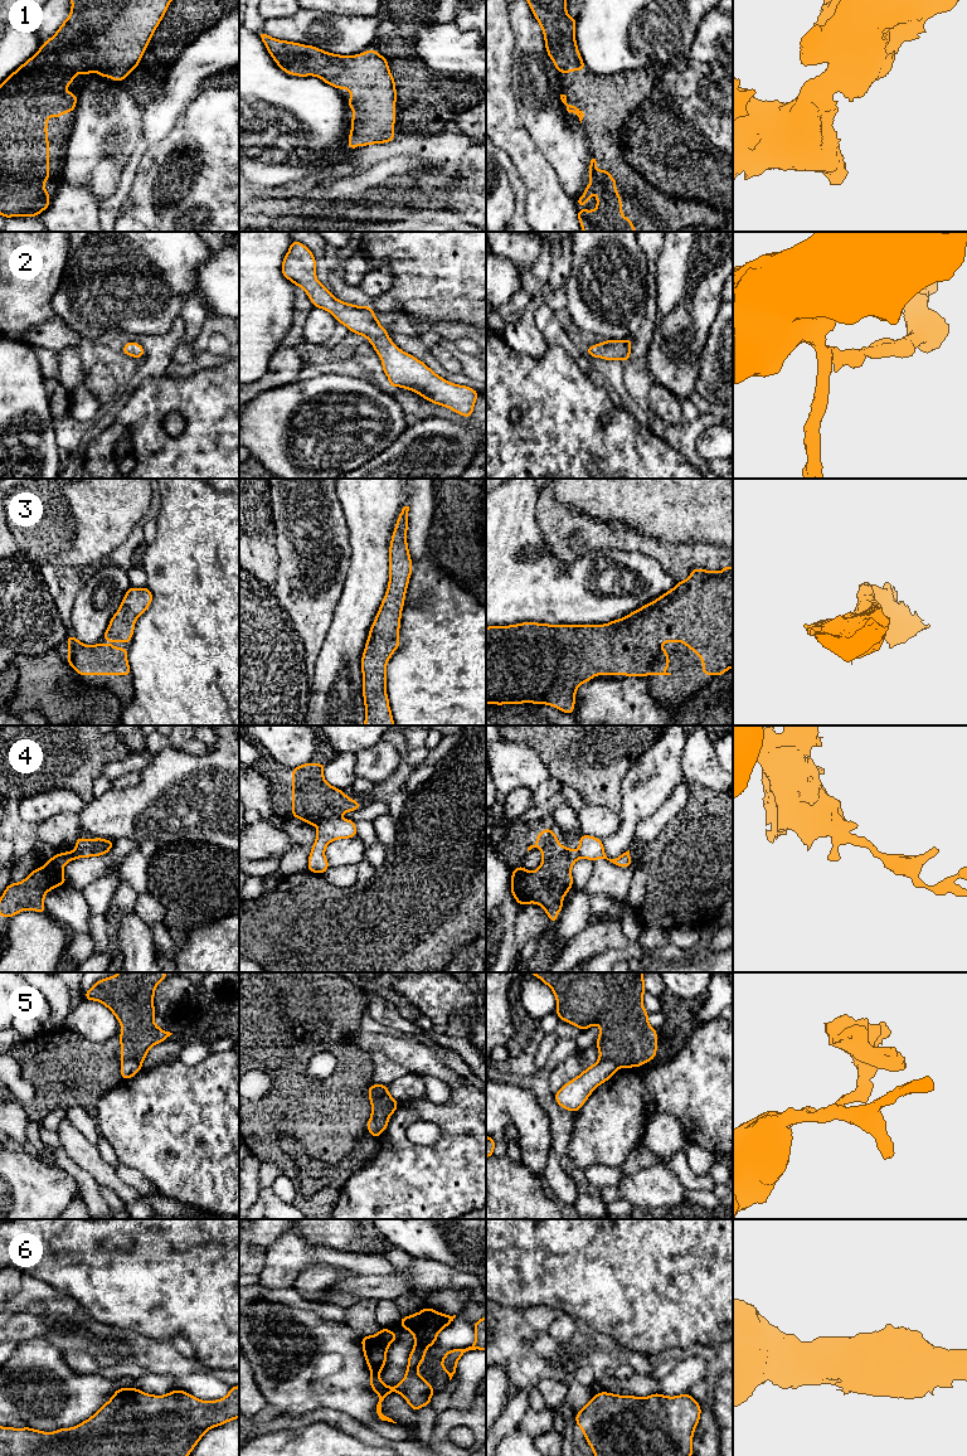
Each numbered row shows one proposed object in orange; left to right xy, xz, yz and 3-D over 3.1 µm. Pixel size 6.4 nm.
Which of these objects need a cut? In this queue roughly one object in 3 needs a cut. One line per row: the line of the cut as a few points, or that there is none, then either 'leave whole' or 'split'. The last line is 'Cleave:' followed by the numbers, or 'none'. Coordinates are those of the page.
1: no cut; leave whole
2: no cut; leave whole
3: no cut; leave whole
4: cut in xz along (336, 818), (326, 818), (316, 824); split
5: cut in xz along (387, 1087), (380, 1095), (369, 1097); split
6: no cut; leave whole
Cleave: 4, 5

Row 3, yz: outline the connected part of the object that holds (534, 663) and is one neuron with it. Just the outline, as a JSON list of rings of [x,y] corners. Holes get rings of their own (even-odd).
[[[724,566],[721,572],[704,571],[695,568],[691,571],[686,581],[679,581],[677,584],[660,596],[657,600],[642,606],[625,617],[611,621],[606,625],[548,625],[536,622],[523,622],[510,626],[490,626],[486,627],[486,704],[546,704],[564,713],[574,713],[575,693],[579,685],[591,681],[594,675],[627,675],[627,676],[646,676],[646,675],[671,675],[665,669],[670,666],[667,651],[661,647],[660,642],[684,642],[686,647],[696,652],[703,661],[703,675],[724,675],[725,671],[733,668],[733,567]]]

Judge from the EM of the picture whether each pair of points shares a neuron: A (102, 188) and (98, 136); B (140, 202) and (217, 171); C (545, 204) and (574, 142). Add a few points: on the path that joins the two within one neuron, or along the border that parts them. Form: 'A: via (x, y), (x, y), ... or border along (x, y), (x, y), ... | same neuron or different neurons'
A: via (101, 175), (98, 169), (98, 149) | same neuron
B: via (159, 195), (163, 193), (194, 194), (198, 190) | same neuron
C: border along (542, 151), (553, 168), (563, 190), (573, 202) | different neurons

